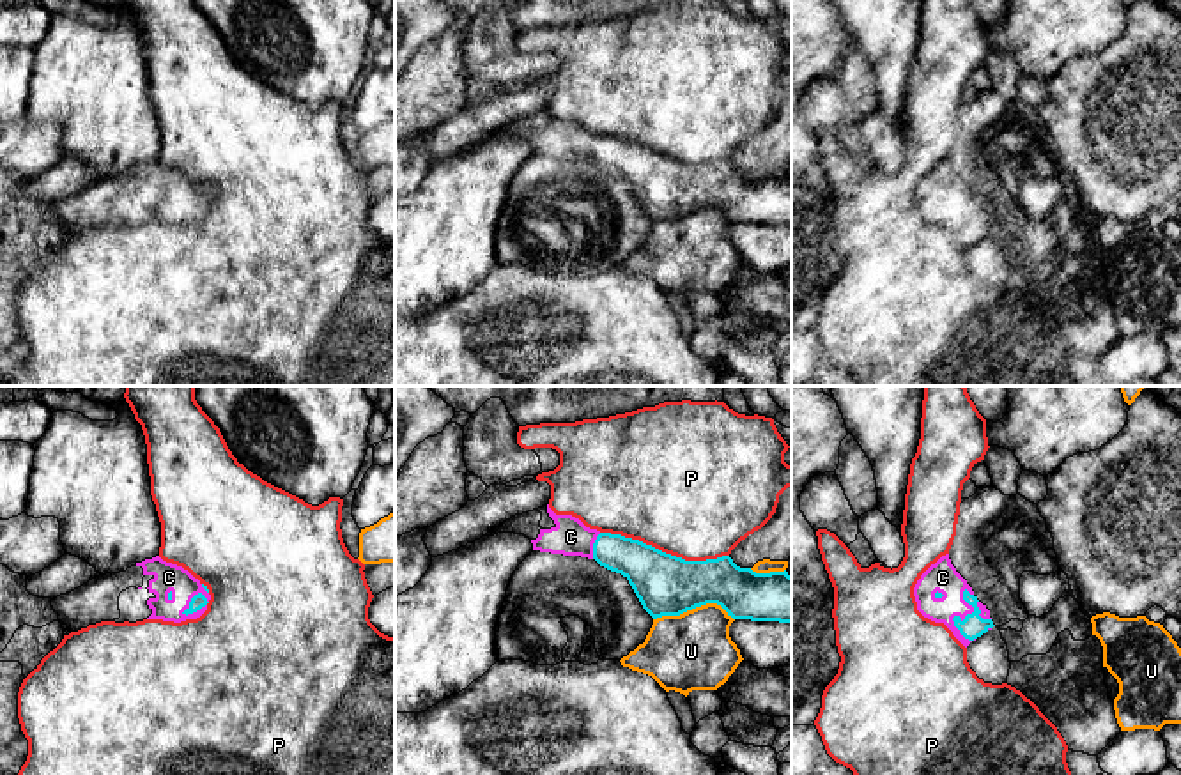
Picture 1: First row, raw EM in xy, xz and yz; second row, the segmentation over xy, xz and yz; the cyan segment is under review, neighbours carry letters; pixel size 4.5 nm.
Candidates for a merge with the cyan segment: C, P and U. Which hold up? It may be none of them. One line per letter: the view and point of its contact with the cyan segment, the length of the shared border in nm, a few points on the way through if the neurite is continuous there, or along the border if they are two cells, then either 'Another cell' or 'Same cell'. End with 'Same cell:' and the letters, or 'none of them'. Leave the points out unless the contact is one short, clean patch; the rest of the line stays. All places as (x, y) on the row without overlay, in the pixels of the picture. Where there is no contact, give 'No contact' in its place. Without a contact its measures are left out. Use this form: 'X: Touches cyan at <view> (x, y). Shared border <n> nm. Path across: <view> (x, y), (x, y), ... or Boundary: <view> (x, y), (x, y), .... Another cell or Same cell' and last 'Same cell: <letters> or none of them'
C: Touches cyan at yz (960, 222). Shared border 240 nm. Same cell
P: Touches cyan at xz (664, 156). Shared border 600 nm. Another cell
U: Touches cyan at xz (693, 211). Shared border 360 nm. Another cell
Same cell: C

